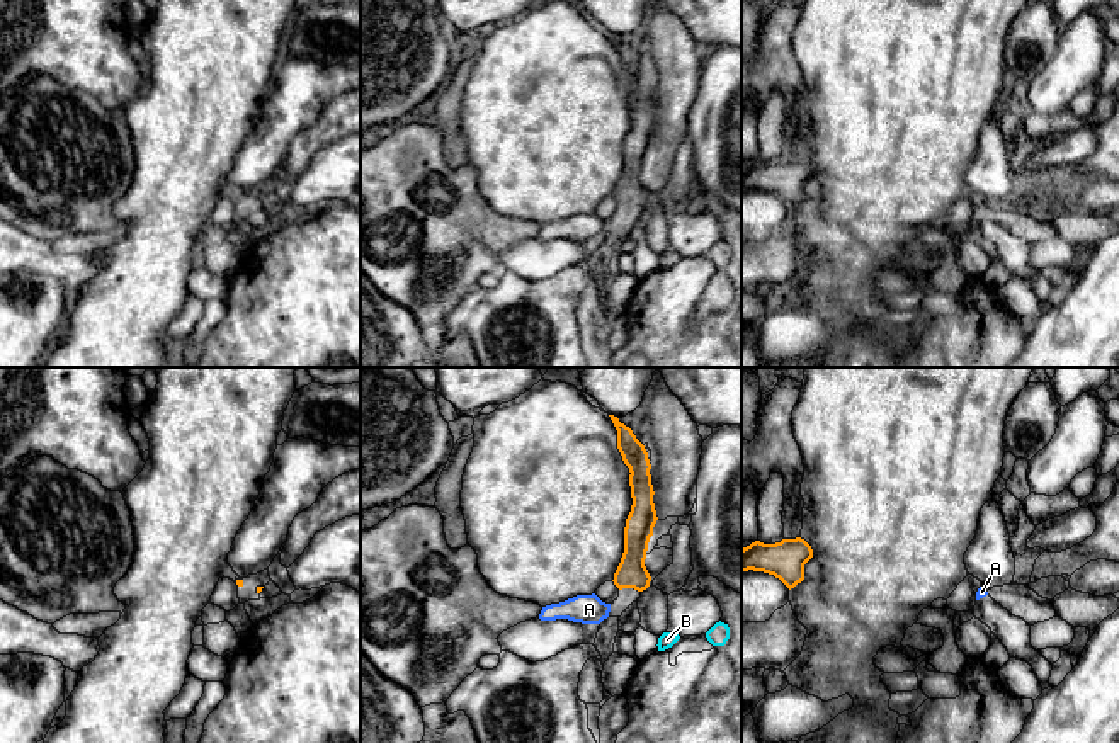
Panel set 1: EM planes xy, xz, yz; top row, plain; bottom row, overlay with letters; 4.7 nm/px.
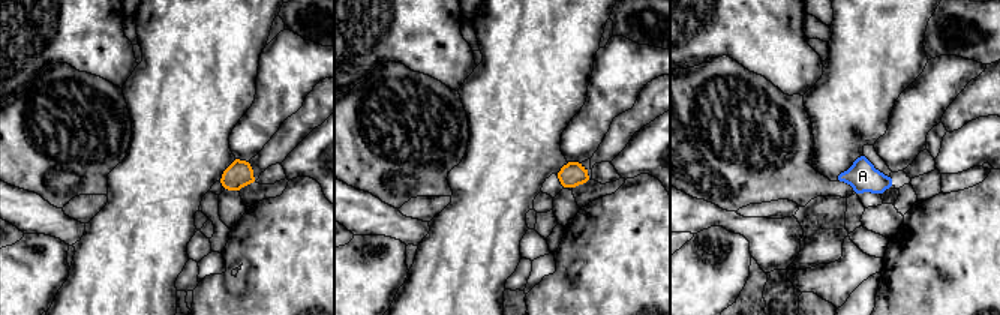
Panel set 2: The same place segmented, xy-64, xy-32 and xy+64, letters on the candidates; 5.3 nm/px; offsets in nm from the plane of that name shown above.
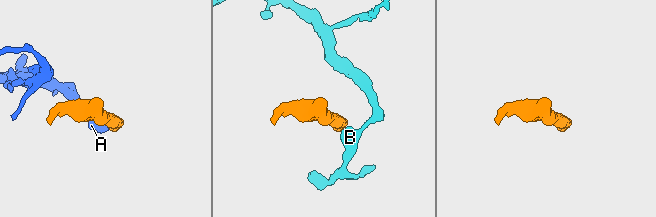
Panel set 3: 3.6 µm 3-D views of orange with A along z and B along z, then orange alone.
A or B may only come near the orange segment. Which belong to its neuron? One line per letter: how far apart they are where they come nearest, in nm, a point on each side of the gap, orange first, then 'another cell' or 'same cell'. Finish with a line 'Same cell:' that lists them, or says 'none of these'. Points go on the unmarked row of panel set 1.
A: gap 90 nm; span xz (619, 208), (609, 223); another cell
B: gap 220 nm; span xz (641, 209), (664, 252); another cell
Same cell: none of these

